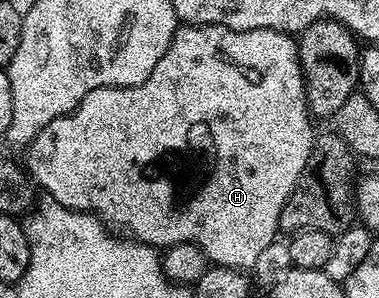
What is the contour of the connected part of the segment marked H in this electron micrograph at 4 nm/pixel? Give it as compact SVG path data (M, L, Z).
M181 24L166 55L162 55L162 59L158 59L158 67L150 71L150 79L137 85L103 85L101 89L90 91L76 109L50 122L27 146L26 169L35 184L40 184L48 192L45 194L51 200L62 203L68 209L95 213L105 225L129 238L157 247L190 243L199 247L212 265L252 271L260 256L271 247L276 233L281 232L282 207L286 207L286 199L290 199L302 171L313 160L312 124L314 121L308 111L304 72L295 36L269 29L234 31L221 25Z

